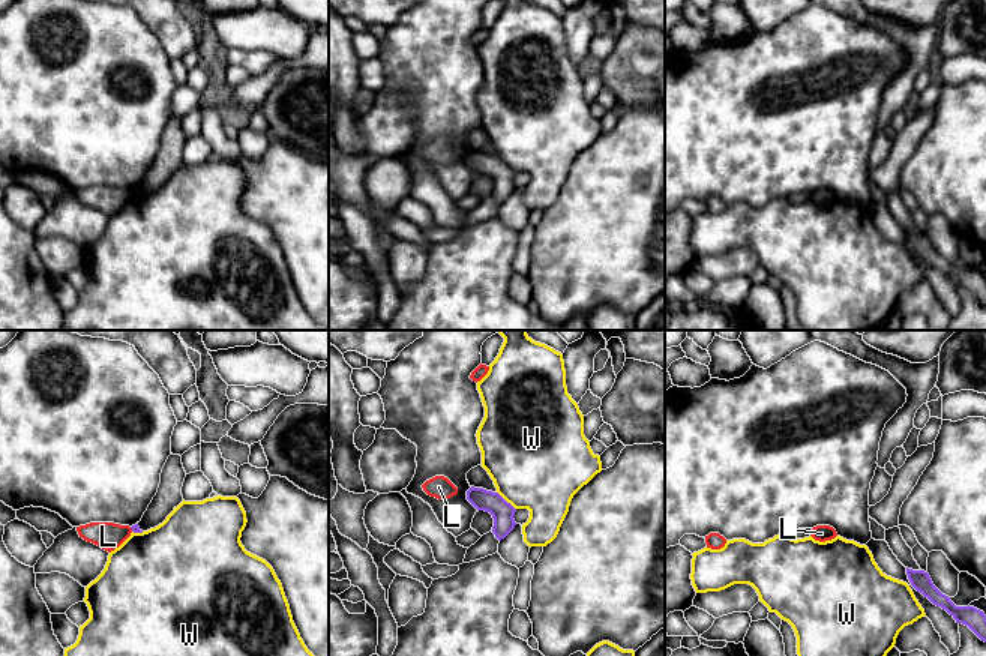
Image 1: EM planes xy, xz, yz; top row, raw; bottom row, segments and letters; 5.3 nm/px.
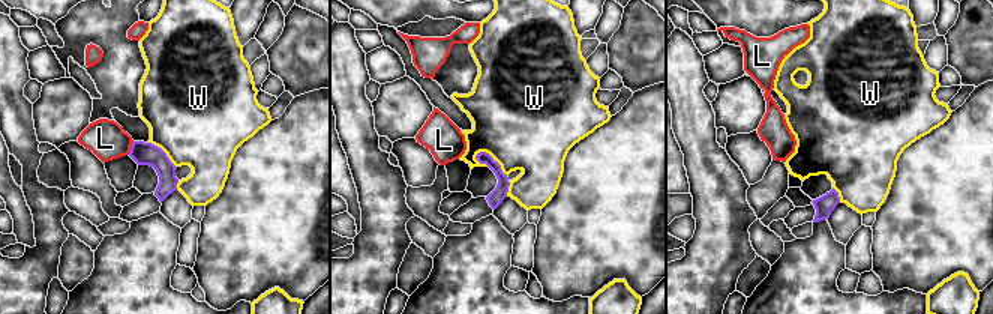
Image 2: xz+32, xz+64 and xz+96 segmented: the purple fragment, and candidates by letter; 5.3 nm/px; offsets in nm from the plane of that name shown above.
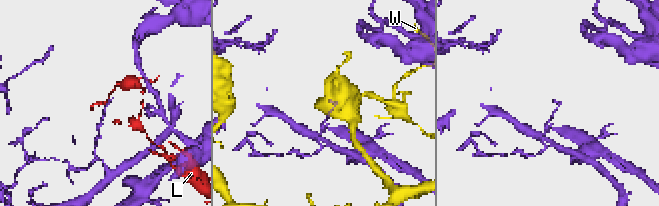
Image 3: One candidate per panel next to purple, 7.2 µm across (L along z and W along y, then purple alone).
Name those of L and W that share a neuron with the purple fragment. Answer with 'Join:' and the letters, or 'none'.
Join: none

